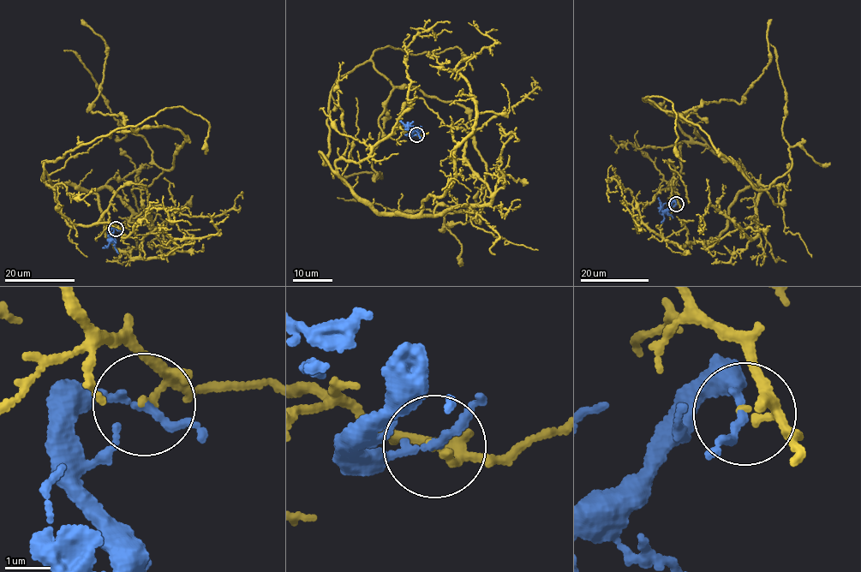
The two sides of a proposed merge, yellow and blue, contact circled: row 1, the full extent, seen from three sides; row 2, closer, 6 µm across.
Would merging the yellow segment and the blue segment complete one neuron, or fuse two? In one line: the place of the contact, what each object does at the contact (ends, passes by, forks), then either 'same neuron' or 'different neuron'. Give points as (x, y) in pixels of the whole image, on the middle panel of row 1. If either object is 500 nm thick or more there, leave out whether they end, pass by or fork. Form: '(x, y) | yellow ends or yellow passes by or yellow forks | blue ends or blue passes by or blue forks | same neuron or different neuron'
(416, 134) | yellow ends | blue passes by | different neuron

